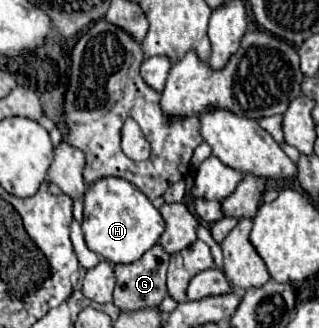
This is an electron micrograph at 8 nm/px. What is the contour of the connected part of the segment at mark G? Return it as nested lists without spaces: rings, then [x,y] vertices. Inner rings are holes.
[[[159,243],[155,247],[151,247],[137,263],[117,265],[115,267],[117,283],[115,283],[115,293],[113,293],[115,301],[113,303],[121,311],[139,311],[141,307],[157,307],[167,297],[167,289],[165,289],[167,267],[169,267],[169,255],[161,249]]]

